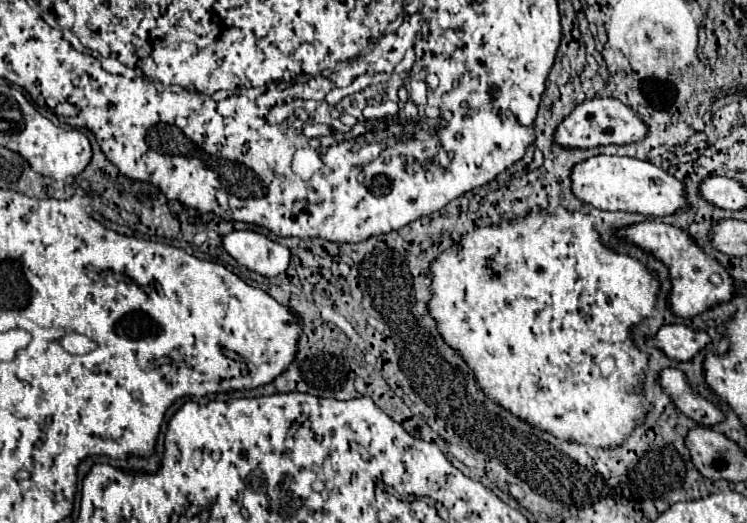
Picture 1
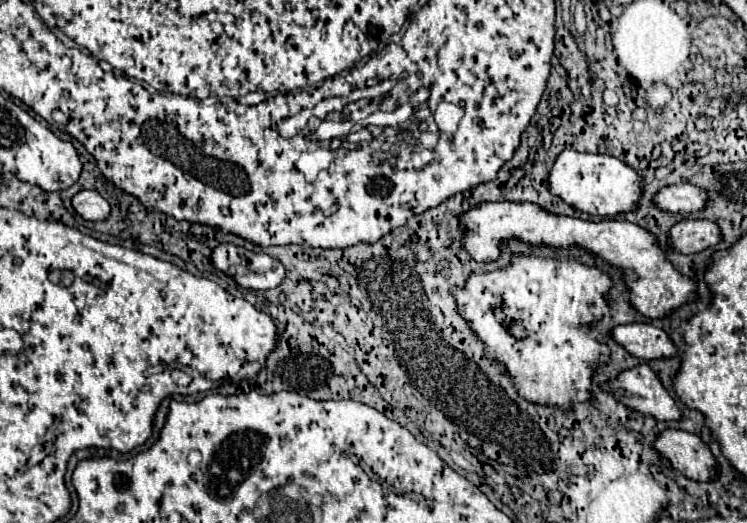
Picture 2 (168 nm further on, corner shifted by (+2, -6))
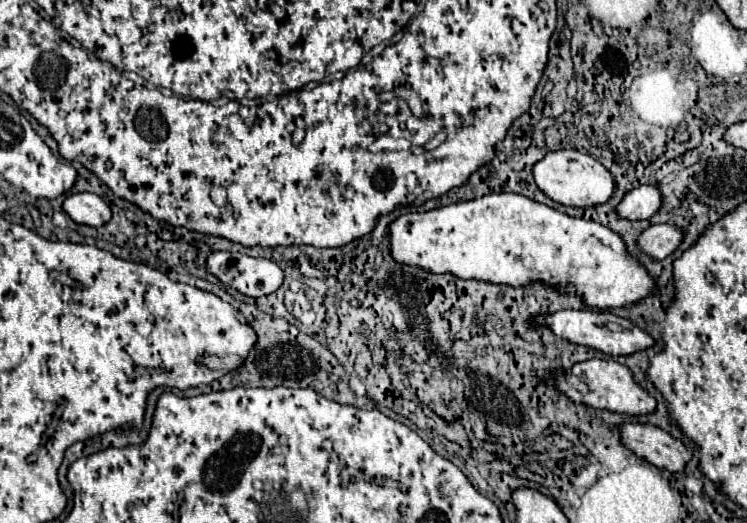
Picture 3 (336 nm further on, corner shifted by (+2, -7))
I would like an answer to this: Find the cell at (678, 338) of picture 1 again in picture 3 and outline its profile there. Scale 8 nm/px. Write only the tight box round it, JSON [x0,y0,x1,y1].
[536,310,656,356]

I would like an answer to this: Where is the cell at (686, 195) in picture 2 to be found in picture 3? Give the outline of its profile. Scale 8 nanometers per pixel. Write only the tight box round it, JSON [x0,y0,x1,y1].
[616,186,664,220]

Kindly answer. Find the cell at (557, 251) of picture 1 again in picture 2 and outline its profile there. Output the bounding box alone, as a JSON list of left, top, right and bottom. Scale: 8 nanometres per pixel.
[452,257,612,407]

